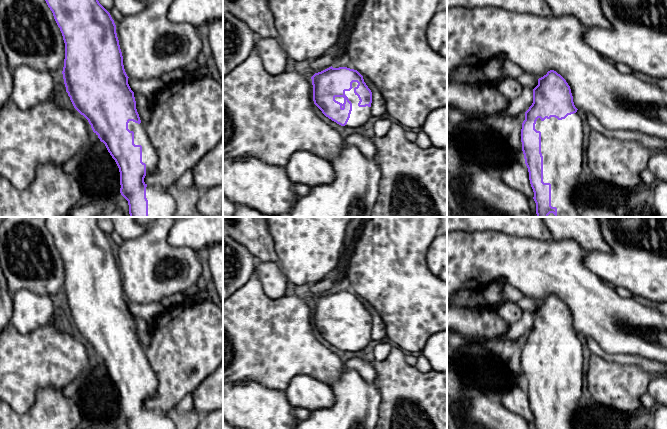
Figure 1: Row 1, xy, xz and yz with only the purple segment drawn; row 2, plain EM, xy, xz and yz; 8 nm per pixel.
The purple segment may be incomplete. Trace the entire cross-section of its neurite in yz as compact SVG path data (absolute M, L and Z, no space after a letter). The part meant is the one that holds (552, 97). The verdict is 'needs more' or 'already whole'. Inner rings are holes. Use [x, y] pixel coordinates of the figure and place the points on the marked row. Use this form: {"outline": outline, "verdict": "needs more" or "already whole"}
{"outline": "M550 70L538 79L538 85L533 89L533 103L525 112L521 129L522 151L534 192L537 217L548 217L550 213L555 217L580 217L580 212L573 200L582 171L583 151L583 123L577 110L570 86L560 74Z", "verdict": "needs more"}

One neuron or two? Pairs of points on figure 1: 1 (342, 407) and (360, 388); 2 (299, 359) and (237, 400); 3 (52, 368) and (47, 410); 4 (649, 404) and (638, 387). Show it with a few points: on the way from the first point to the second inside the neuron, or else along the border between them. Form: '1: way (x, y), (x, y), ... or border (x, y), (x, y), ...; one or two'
1: way (347, 402), (355, 393); one
2: border (239, 380), (255, 380), (266, 386), (283, 391); two
3: border (60, 389), (40, 388), (33, 404); two
4: border (646, 392), (639, 398), (639, 403), (644, 411); two

